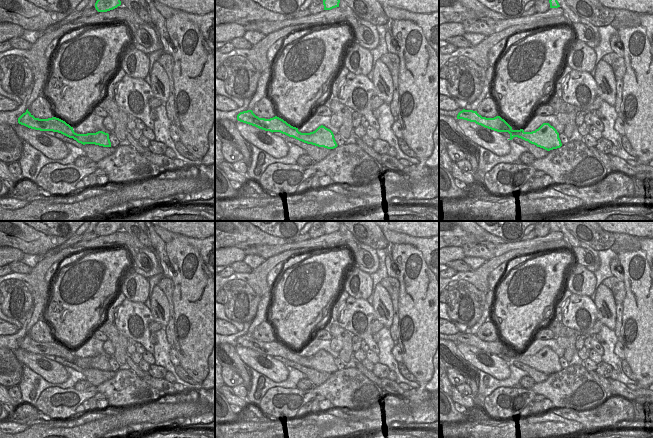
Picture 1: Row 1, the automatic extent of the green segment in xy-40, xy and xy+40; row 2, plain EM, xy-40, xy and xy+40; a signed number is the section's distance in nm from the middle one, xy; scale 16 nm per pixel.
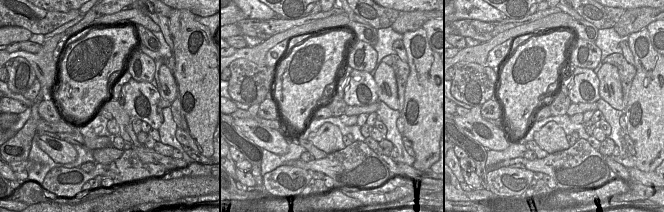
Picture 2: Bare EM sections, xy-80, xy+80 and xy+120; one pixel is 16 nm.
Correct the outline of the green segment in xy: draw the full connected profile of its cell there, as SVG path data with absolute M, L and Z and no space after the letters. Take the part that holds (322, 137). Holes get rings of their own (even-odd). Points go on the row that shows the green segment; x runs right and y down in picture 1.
M252 110L240 112L237 115L237 120L255 126L259 129L270 131L272 133L280 132L304 143L312 144L318 147L334 149L338 146L333 132L323 125L319 126L313 132L301 133L298 131L298 128L291 126L286 121L277 116L270 119L259 118L253 113Z

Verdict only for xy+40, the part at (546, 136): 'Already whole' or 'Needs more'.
Already whole.

